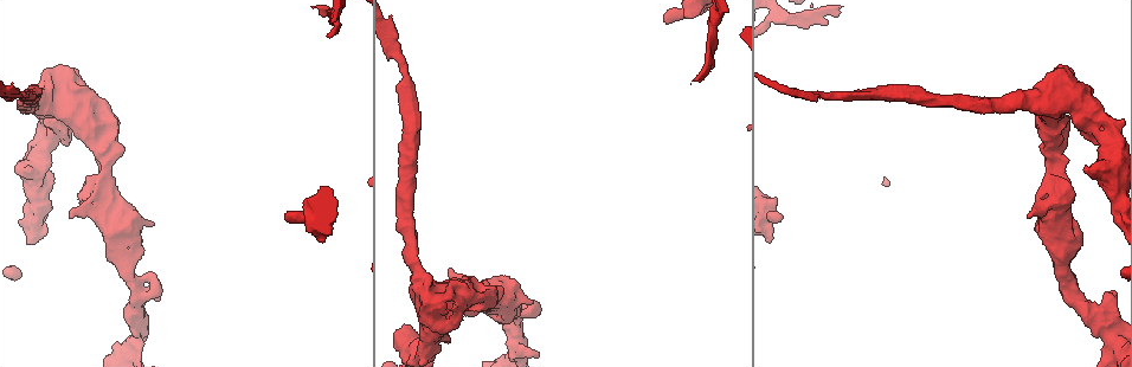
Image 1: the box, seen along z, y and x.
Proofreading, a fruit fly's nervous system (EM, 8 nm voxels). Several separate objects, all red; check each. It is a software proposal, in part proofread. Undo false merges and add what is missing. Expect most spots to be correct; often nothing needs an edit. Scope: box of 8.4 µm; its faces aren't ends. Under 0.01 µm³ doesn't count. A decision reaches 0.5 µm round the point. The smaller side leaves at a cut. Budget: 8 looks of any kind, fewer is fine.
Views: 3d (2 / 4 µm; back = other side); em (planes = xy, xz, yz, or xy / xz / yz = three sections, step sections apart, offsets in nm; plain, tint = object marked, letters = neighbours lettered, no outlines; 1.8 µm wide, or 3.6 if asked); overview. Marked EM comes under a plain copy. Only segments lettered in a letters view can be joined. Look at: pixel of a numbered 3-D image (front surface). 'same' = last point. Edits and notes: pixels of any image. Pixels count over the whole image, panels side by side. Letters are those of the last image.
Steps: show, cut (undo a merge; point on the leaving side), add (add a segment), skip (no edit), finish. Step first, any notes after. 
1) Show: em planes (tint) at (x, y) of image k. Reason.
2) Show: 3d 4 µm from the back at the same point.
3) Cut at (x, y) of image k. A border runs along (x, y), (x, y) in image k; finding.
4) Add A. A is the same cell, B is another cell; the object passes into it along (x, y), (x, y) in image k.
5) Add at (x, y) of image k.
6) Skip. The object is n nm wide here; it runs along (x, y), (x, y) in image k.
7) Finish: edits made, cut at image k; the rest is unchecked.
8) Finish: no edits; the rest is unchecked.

Show: em 3.6 µm yz step 4 (tint) at (57, 66) of image 1. An open end.

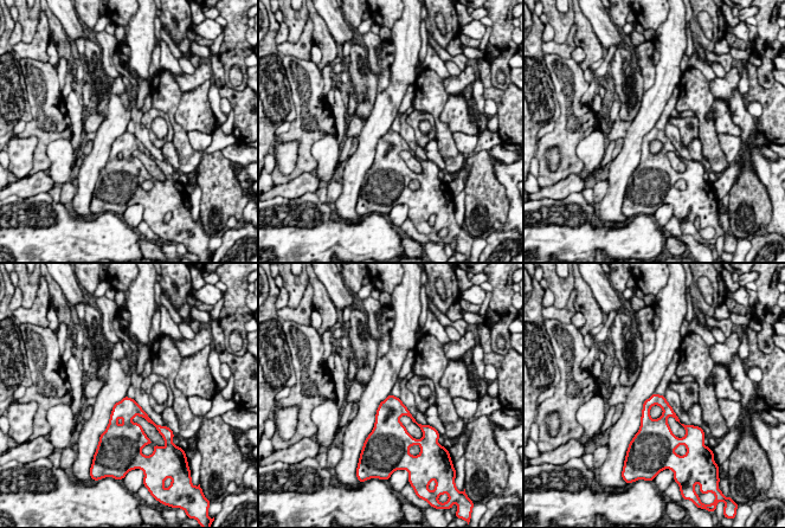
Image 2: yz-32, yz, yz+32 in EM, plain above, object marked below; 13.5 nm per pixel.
Show: em 3.6 µm yz step 4 (letters) at the same point.

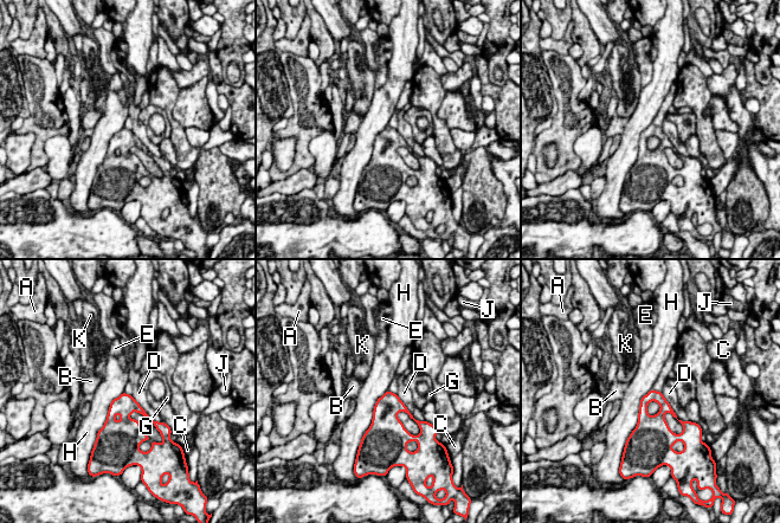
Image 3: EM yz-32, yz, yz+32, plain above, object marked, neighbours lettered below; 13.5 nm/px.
Skip. A, B, C, D, E, G, H, J and K are other cells; no lettered segment goes on from it.

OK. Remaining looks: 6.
Show: em planes (letters) at (1101, 132) of image 1.

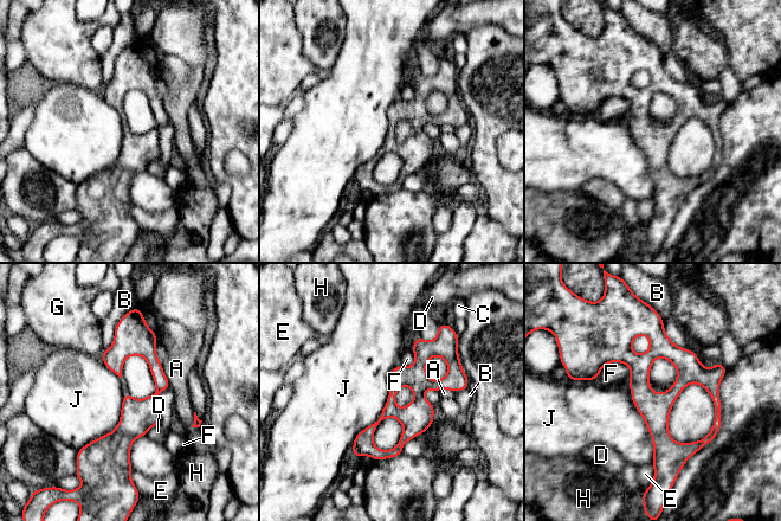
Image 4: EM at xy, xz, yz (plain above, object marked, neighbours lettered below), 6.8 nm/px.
Skip. A, B, C, D, E, F, G, H and J are other cells; it runs along (651, 325), (641, 396), (663, 467) in image 4; continuous, no second cell.

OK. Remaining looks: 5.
Show: 3d 4 µm at (1070, 296) of image 1. Sharp bend.

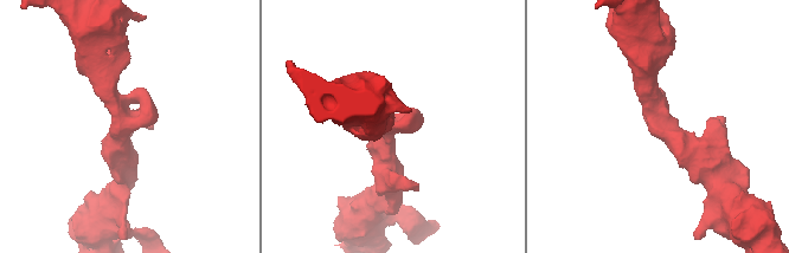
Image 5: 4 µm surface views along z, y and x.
Show: em planes (letters) at (133, 124) of image 5.

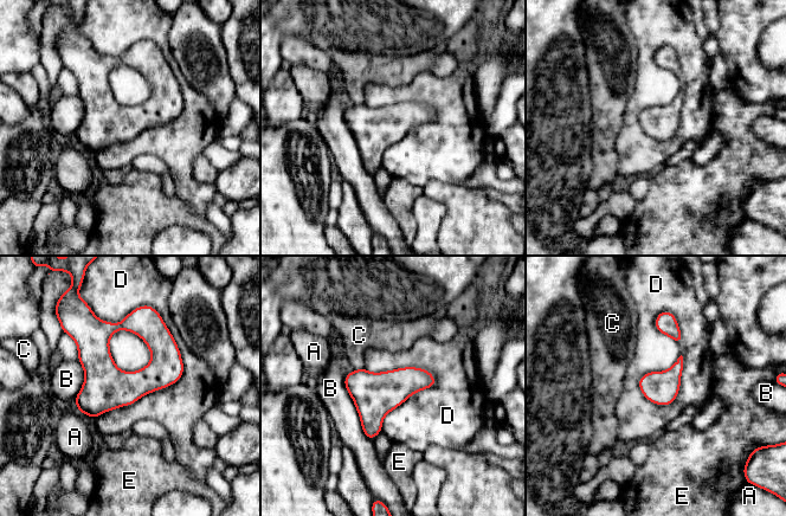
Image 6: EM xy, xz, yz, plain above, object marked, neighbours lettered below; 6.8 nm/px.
Skip. A, B, C, D and E are other cells; a border runs along (158, 311), (182, 375), (92, 419) in image 6; one cell here.

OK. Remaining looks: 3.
Show: 3d 4 µm from the back at (668, 21) of image 1. Free end.

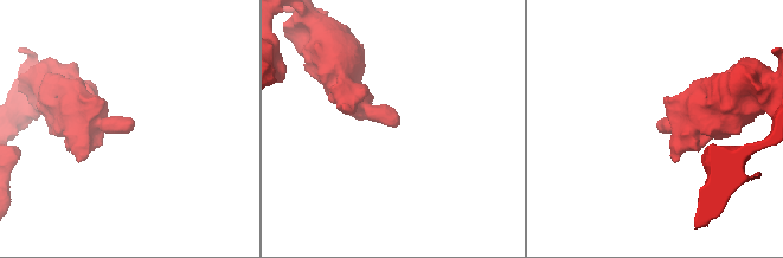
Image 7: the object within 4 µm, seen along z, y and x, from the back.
Show: em 3.6 µm xy step 4 (letters) at (395, 125) of image 7.

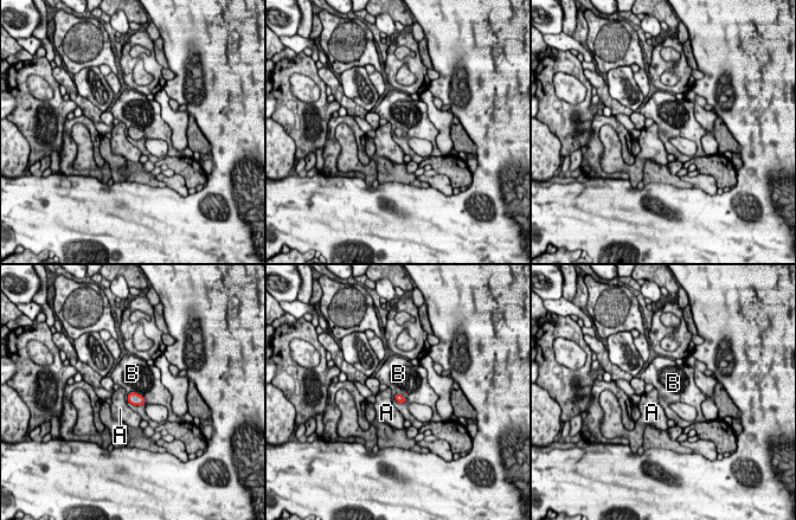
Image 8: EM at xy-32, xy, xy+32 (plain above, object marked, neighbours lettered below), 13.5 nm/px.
Skip. The longest contact is with B, 300 nm; A and B are other cells; none of them fits.

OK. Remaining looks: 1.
Finish: no edits; the rest is unchecked.

